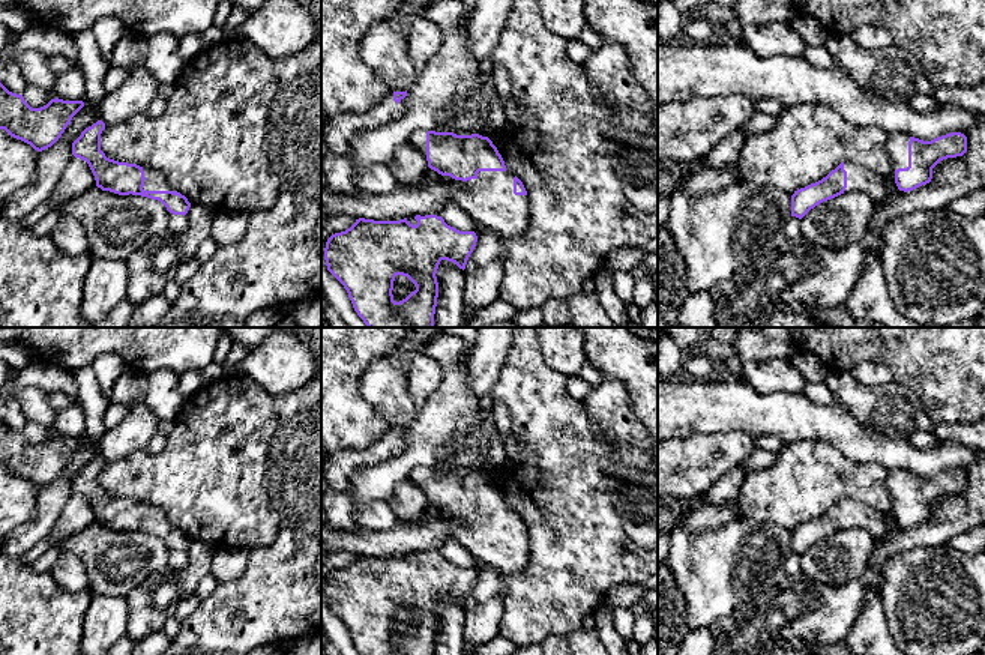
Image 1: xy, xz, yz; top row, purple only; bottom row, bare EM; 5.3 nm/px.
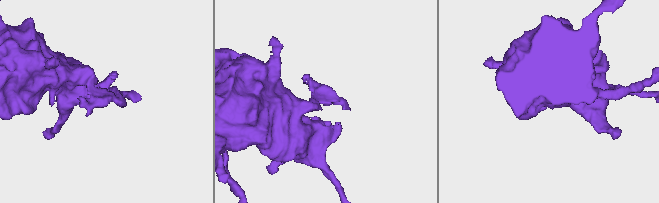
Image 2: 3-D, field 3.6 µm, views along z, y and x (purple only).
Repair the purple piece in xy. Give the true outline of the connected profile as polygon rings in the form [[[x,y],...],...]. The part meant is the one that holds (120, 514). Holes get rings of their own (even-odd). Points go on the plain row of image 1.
[[[98,457],[72,479],[72,491],[89,500],[96,523],[119,532],[132,530],[158,536],[170,550],[185,553],[191,539],[168,521],[162,509],[105,493],[101,487],[101,470],[104,466],[105,460]]]

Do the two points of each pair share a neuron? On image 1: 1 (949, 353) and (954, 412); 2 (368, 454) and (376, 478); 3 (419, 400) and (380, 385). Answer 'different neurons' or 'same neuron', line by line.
1: same neuron
2: different neurons
3: different neurons

